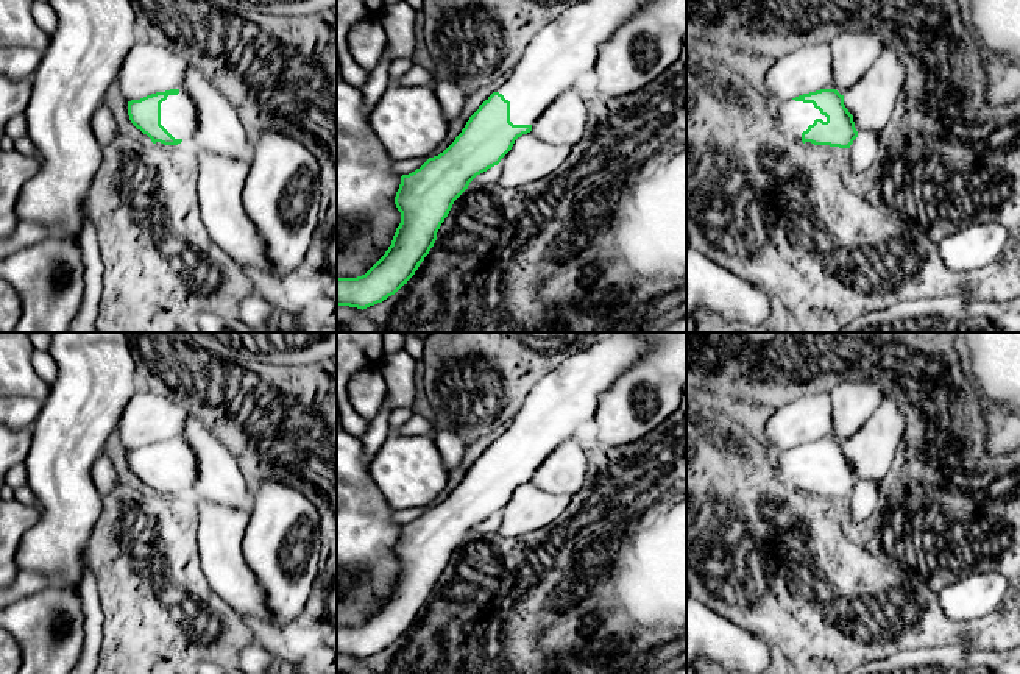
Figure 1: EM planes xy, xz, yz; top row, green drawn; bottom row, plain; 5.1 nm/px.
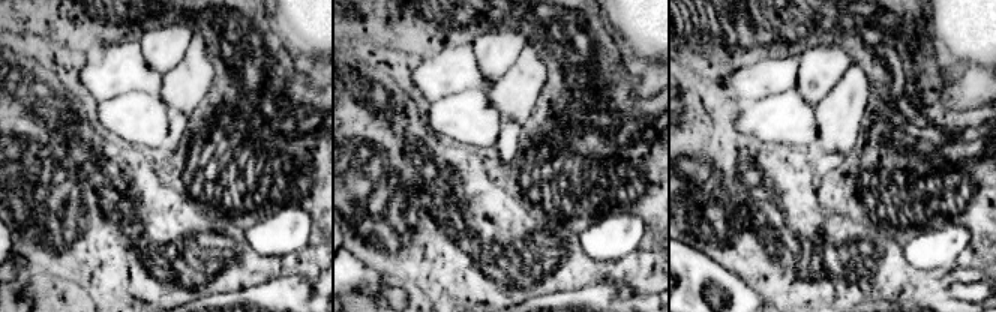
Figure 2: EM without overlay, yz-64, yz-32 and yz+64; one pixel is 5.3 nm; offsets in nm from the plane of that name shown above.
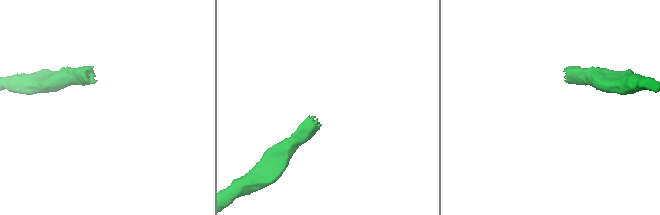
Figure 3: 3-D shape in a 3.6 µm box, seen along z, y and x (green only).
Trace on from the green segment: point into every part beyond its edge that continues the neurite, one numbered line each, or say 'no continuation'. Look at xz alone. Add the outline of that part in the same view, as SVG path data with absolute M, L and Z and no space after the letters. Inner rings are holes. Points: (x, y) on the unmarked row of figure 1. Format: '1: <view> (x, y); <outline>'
1: xz (562, 404); M613 332L543 376L496 440L510 451L510 471L533 476L557 446L591 427L600 395L646 351L636 332Z

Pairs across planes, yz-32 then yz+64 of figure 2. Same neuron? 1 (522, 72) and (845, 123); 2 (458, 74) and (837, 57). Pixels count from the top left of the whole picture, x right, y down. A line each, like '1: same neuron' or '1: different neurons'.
1: same neuron
2: different neurons

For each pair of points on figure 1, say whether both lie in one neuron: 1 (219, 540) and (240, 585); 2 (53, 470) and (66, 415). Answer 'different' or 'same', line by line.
1: same
2: same

